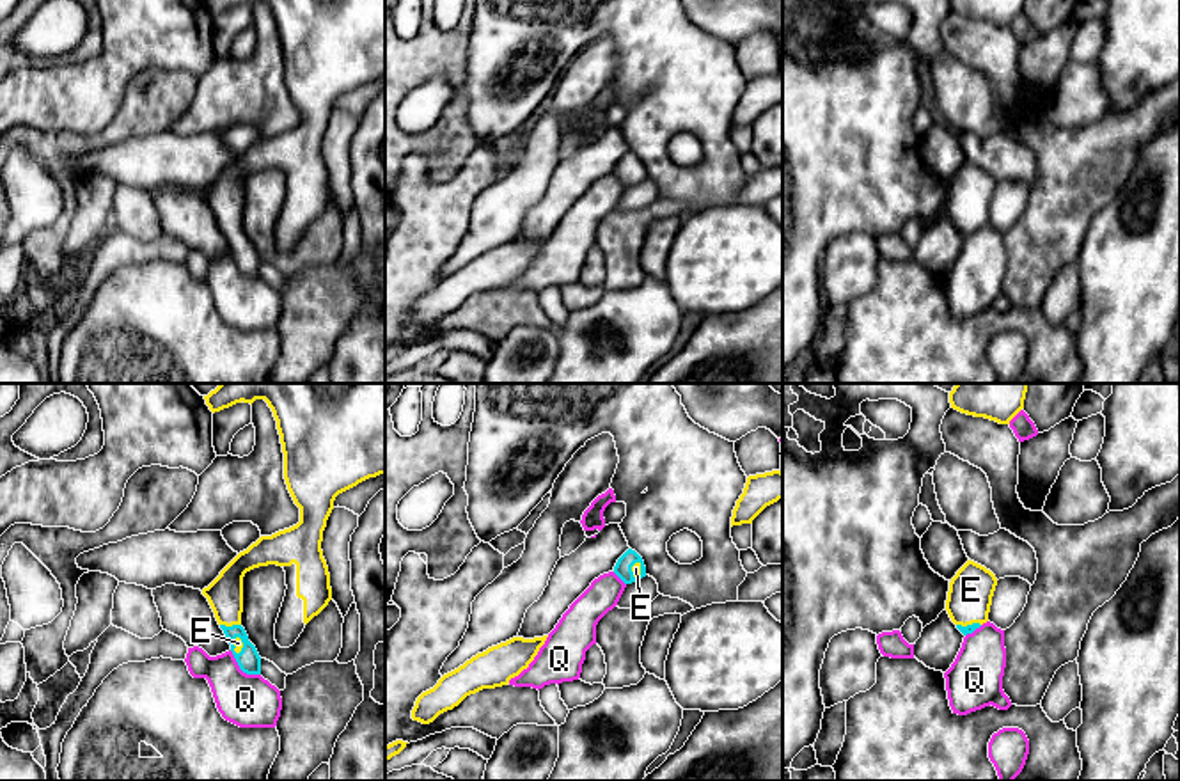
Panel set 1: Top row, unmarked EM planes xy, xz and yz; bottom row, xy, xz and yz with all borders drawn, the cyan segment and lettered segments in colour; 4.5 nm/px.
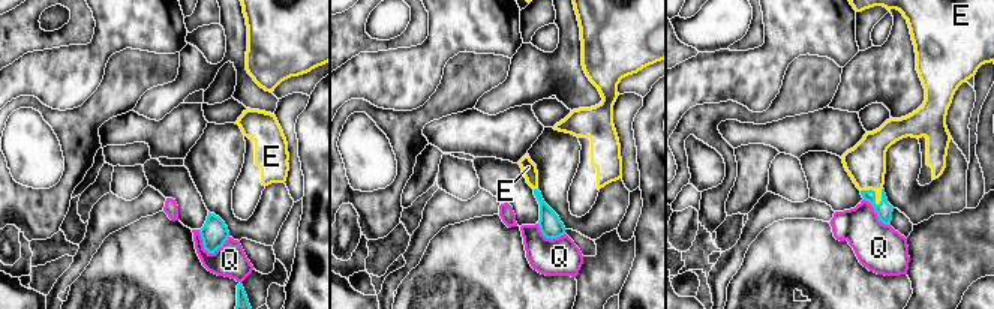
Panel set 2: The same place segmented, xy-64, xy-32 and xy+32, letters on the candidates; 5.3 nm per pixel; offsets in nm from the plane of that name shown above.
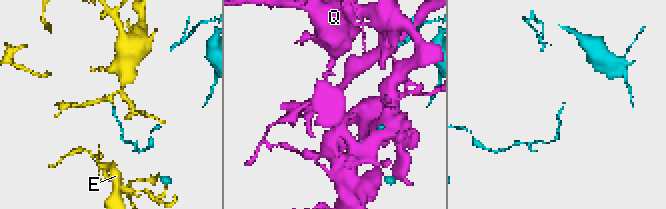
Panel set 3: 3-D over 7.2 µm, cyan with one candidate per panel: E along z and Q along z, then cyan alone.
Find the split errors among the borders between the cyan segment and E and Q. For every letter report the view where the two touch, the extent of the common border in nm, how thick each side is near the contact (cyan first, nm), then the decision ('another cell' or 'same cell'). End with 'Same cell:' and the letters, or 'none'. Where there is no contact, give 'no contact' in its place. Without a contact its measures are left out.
E: xy | 100 nm | 110/160 nm | another cell
Q: xy | 180 nm | 110/240 nm | another cell
Same cell: none

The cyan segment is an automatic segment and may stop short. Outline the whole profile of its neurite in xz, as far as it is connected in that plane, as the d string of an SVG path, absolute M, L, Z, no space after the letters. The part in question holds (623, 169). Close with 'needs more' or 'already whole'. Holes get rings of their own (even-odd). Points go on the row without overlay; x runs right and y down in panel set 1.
M628 151L616 165L614 176L625 185L632 186L646 179L646 169L642 160Z; already whole

